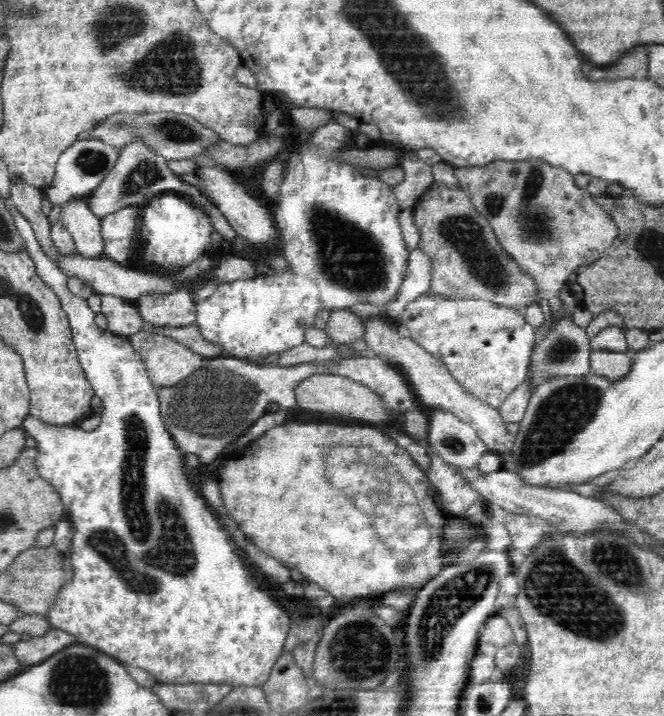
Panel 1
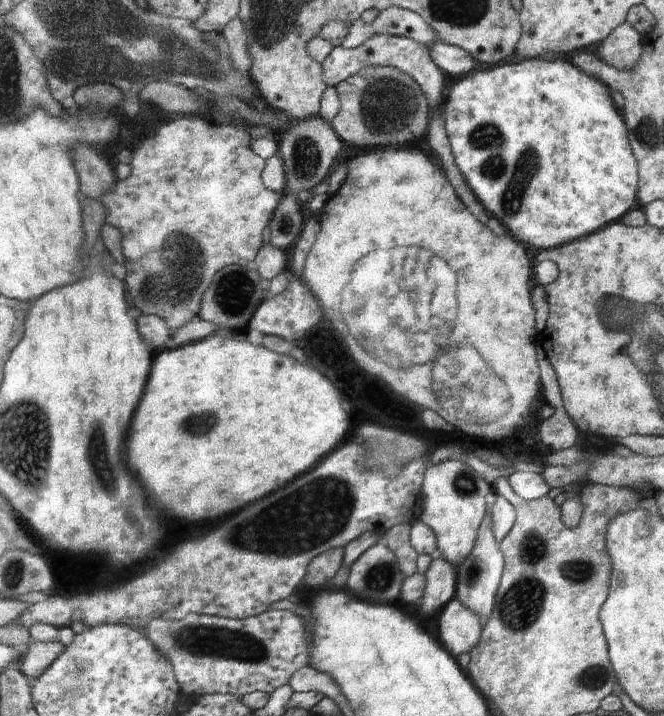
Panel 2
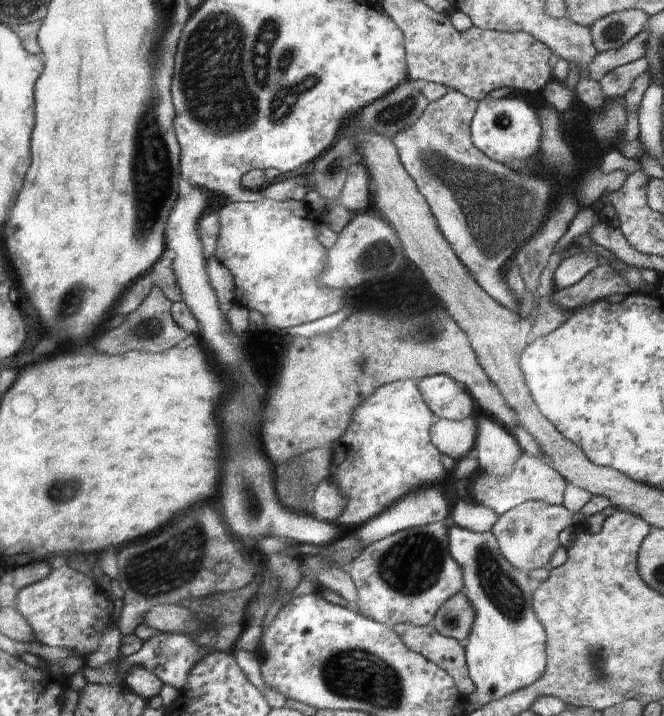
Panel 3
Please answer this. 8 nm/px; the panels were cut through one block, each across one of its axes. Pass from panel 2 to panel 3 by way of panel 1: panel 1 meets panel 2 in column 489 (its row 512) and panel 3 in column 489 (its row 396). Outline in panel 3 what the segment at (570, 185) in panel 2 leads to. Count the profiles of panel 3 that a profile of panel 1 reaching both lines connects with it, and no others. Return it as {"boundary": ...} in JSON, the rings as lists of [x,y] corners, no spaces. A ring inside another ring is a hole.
{"boundary":[[[490,98],[477,102],[476,115],[473,117],[473,144],[492,161],[513,167],[515,163],[530,159],[538,153],[540,146],[540,122],[532,106],[520,98]]]}

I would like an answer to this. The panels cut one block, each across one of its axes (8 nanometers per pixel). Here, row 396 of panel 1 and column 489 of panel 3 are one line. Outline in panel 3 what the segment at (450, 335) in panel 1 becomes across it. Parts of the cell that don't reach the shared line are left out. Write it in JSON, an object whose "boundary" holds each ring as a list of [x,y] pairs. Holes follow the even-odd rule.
{"boundary":[[[522,452],[520,458],[514,464],[514,470],[506,478],[498,478],[492,474],[486,474],[480,467],[468,478],[470,488],[468,488],[470,504],[476,506],[488,506],[497,517],[506,514],[508,510],[534,500],[541,501],[550,505],[563,505],[563,495],[567,482],[561,474],[549,465],[547,461],[528,456]]]}

